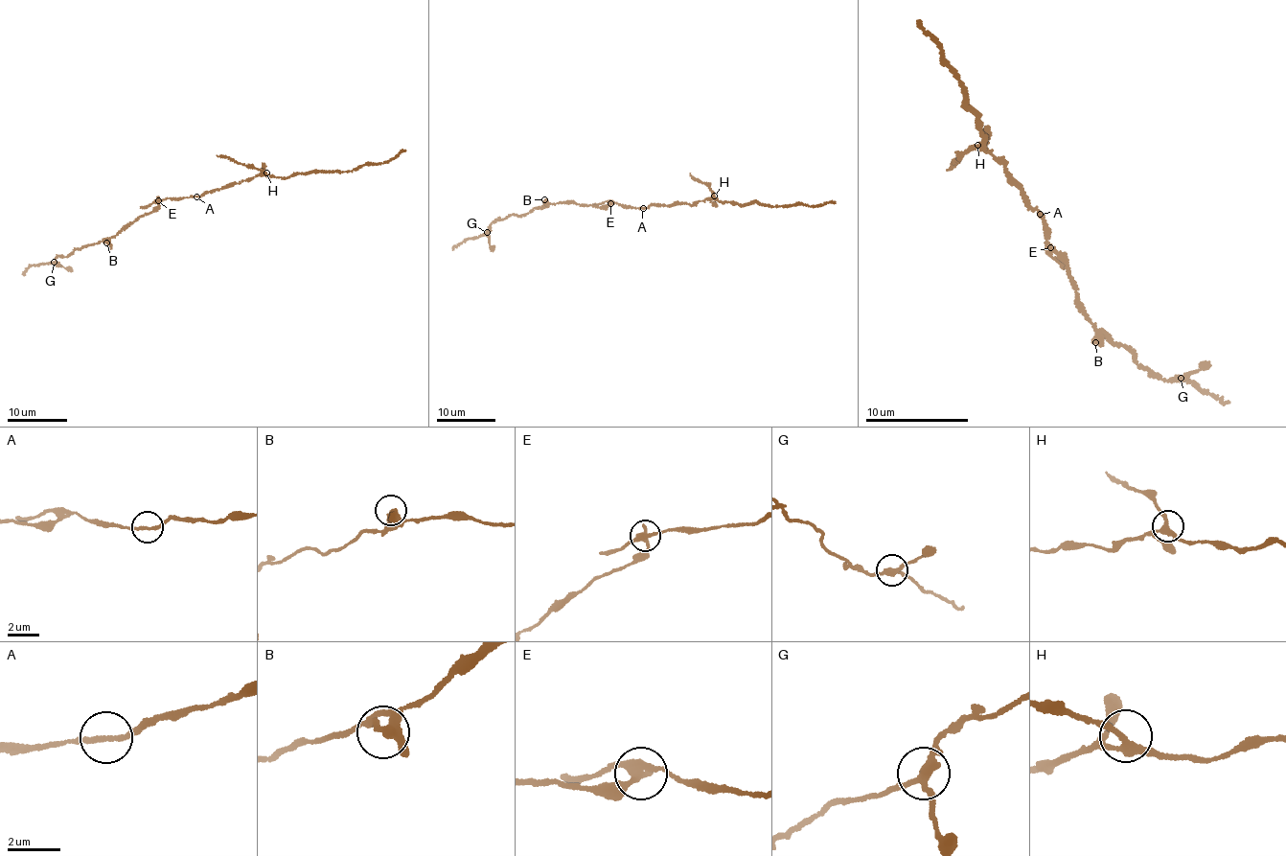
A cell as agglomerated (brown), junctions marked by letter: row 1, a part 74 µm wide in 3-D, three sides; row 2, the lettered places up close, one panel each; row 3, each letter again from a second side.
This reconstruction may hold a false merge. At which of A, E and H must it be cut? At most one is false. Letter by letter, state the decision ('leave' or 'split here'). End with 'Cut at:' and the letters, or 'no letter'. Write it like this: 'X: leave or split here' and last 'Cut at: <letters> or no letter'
A: leave
E: split here
H: leave
Cut at: E

